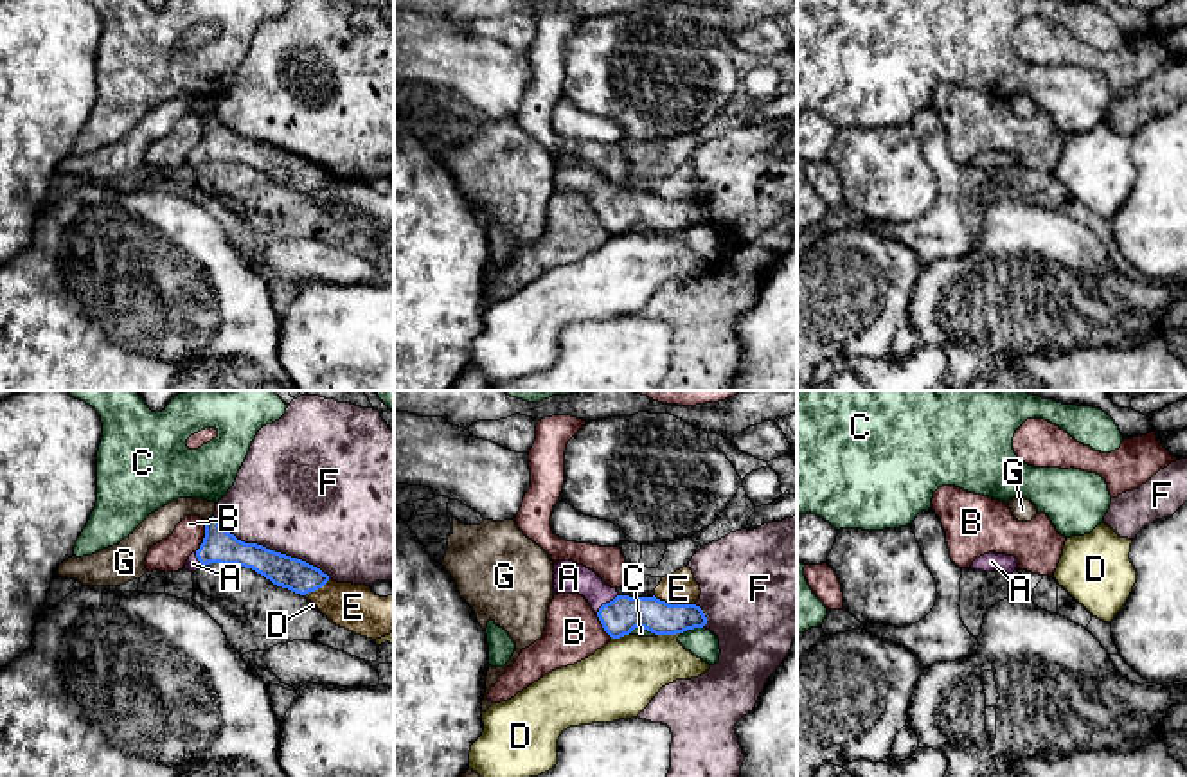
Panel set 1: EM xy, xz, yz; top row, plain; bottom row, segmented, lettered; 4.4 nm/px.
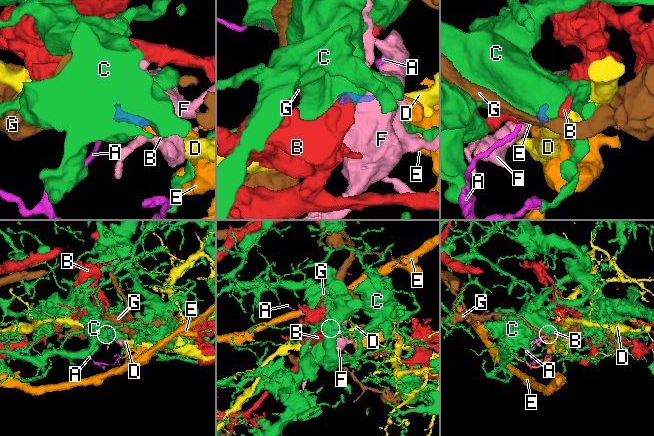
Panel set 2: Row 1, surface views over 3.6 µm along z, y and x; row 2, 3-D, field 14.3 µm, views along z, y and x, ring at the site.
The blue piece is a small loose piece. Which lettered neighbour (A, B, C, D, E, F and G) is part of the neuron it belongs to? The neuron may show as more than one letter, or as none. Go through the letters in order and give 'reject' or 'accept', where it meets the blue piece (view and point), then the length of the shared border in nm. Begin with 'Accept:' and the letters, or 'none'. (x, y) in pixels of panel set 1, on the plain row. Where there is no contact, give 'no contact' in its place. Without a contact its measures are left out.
Accept: A
A: accept; meets blue in xz at (606, 200); contact 140 nm long
B: reject; meets blue in xy at (205, 133); contact 160 nm long
C: reject; meets blue in xz at (691, 225); contact 100 nm long
D: reject; meets blue in xz at (669, 231); contact 110 nm long
E: reject; meets blue in xz at (673, 202); contact 190 nm long
F: reject; meets blue in xy at (272, 148); contact 600 nm long
G: reject; meets blue in xy at (209, 116); contact 40 nm long

